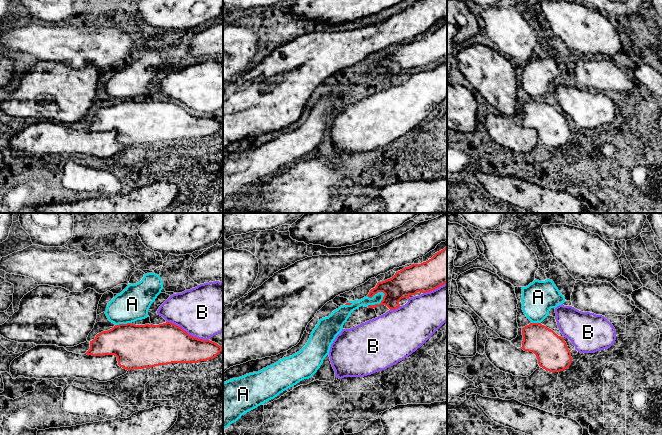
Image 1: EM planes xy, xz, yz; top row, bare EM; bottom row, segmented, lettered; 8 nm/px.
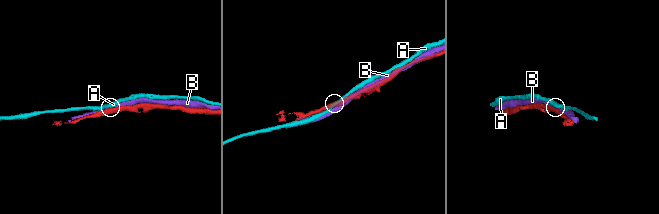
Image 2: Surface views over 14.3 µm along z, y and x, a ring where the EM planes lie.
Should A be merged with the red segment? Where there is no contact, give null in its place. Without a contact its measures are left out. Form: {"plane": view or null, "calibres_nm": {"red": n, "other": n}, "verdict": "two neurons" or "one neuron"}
{"plane": "xz", "calibres_nm": {"red": 200, "other": 80}, "verdict": "two neurons"}

